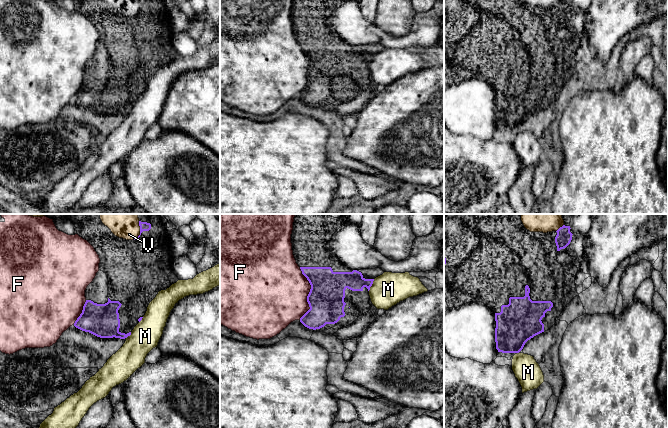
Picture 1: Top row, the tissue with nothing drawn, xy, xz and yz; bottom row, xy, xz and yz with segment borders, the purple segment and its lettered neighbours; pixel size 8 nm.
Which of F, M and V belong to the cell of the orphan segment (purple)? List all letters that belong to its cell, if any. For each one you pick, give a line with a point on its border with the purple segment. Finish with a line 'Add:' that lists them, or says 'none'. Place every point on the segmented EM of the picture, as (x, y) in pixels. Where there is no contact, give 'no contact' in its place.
Add: none

